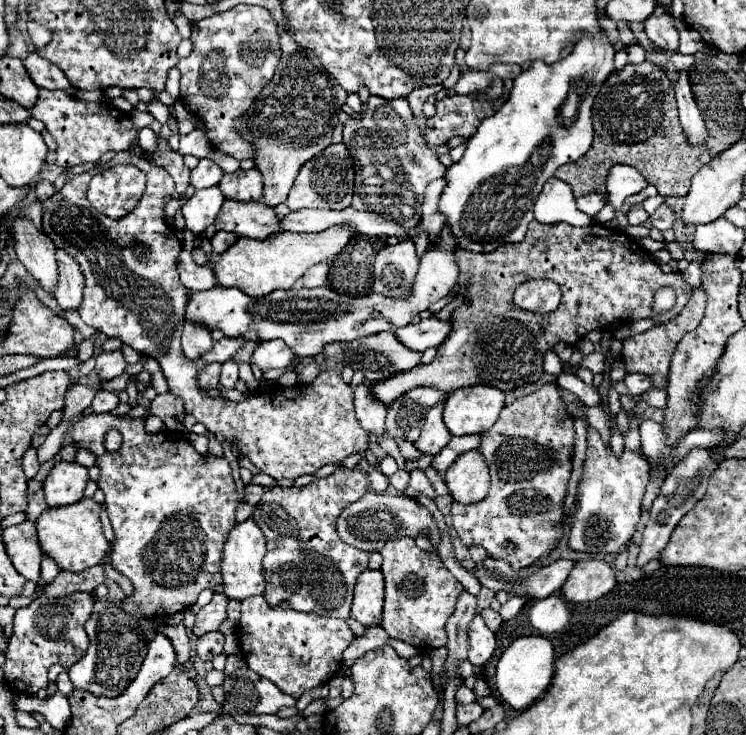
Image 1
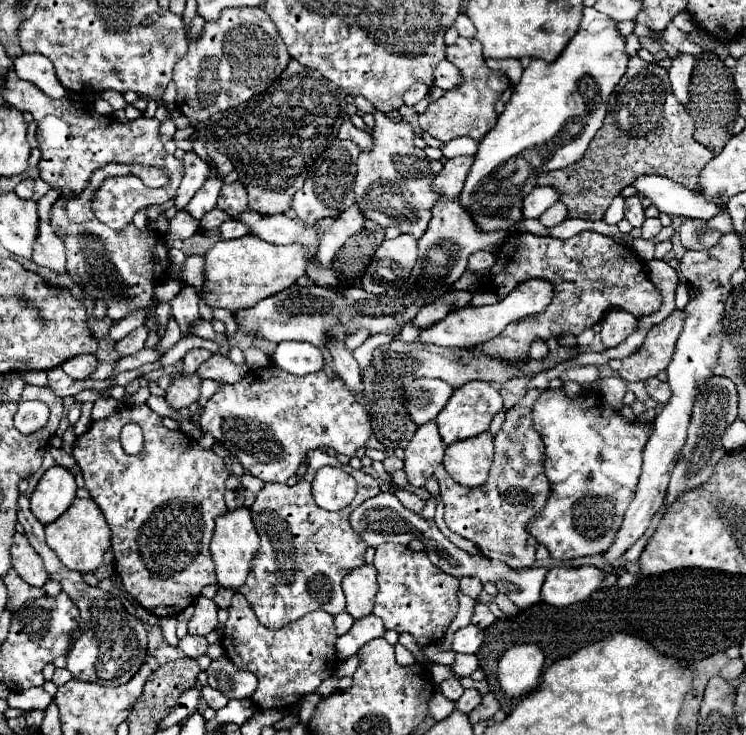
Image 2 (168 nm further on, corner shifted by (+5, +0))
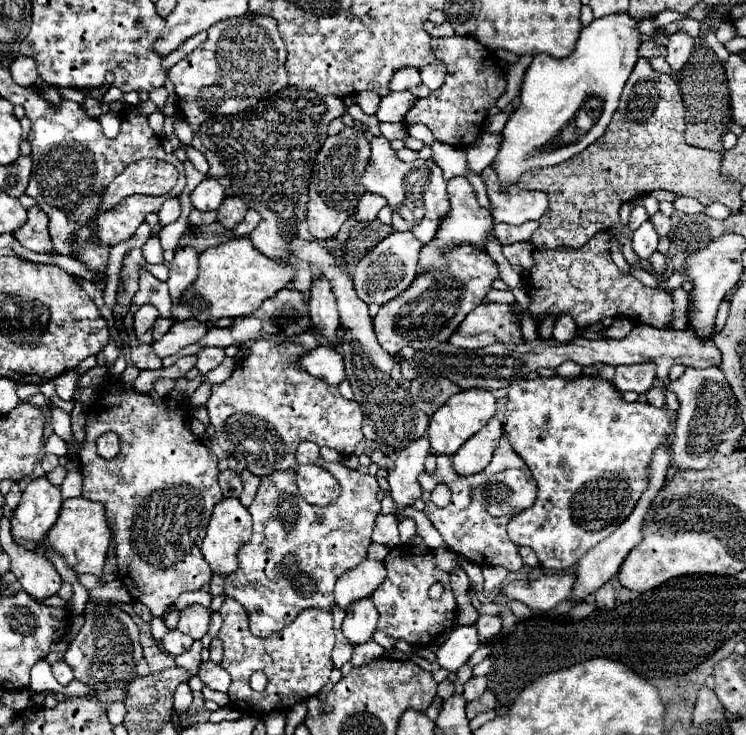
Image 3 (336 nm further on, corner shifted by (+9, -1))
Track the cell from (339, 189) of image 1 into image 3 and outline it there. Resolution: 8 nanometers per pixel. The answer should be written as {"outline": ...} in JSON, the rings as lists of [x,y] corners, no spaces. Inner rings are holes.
{"outline":[[[345,128],[341,134],[329,136],[325,140],[315,158],[309,180],[309,204],[305,218],[313,238],[325,240],[329,236],[335,236],[341,224],[355,212],[359,196],[363,196],[365,192],[365,188],[361,186],[361,174],[365,170],[367,160],[369,160],[369,144],[359,142],[359,136],[351,128]]]}

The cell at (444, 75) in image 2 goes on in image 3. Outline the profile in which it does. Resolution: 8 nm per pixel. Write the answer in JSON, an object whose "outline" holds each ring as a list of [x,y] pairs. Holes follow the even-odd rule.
{"outline":[[[435,60],[433,64],[425,66],[421,70],[421,80],[423,84],[429,88],[429,90],[437,90],[443,86],[443,80],[447,76],[447,70],[445,70],[445,64],[441,60]]]}

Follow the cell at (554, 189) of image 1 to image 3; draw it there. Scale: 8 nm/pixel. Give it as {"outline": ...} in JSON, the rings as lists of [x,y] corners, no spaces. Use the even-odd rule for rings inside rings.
{"outline":[[[491,168],[483,172],[483,180],[487,184],[487,194],[493,206],[491,214],[495,222],[523,224],[527,220],[539,220],[547,210],[547,196],[543,192],[521,190],[519,186],[511,186],[507,192],[499,192],[497,178]]]}

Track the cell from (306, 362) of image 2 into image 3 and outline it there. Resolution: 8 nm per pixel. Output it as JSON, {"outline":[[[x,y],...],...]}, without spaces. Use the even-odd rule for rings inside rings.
{"outline":[[[319,344],[313,350],[307,350],[303,356],[295,360],[305,372],[309,372],[315,378],[325,380],[327,384],[337,386],[345,378],[343,370],[343,358],[339,352],[335,352],[331,346]]]}

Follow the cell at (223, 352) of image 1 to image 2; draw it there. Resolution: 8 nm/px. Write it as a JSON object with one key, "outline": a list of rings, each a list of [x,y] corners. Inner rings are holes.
{"outline":[[[191,349],[183,357],[183,373],[195,373],[203,361],[207,361],[211,353],[207,349]]]}

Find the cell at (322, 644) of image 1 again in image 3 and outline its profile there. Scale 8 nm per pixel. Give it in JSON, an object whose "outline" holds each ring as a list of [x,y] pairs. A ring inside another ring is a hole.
{"outline":[[[229,596],[225,598],[219,614],[223,618],[219,640],[223,642],[225,650],[221,666],[231,674],[229,700],[241,712],[251,716],[267,716],[275,710],[283,712],[293,704],[311,698],[329,682],[329,674],[333,670],[331,650],[335,644],[331,612],[307,608],[297,616],[297,620],[293,620],[281,632],[271,634],[269,638],[257,638],[251,634],[245,608]],[[257,670],[265,672],[267,676],[267,688],[263,692],[255,692],[249,686],[249,678]]]}

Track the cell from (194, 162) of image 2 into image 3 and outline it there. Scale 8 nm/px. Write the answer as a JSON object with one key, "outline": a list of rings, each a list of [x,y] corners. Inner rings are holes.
{"outline":[[[169,196],[169,198],[165,200],[165,204],[163,204],[163,208],[159,210],[159,220],[161,220],[163,226],[167,226],[167,224],[175,222],[175,220],[179,218],[179,214],[181,214],[179,198],[177,198],[177,196]]]}

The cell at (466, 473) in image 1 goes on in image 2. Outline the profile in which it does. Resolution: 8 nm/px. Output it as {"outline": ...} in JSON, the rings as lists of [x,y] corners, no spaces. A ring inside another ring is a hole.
{"outline":[[[485,431],[477,437],[449,445],[443,459],[447,473],[463,487],[479,487],[485,483],[493,463],[493,439],[495,435]]]}

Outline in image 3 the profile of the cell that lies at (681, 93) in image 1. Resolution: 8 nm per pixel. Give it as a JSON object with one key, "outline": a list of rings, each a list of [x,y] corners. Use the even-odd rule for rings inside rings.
{"outline":[[[675,32],[675,34],[669,36],[665,60],[671,66],[671,76],[677,76],[683,70],[683,66],[689,60],[691,52],[693,52],[693,40],[691,40],[691,36],[687,36],[683,32]]]}

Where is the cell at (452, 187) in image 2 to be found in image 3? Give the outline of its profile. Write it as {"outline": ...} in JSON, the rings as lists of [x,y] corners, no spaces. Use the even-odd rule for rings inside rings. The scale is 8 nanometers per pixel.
{"outline":[[[481,134],[479,140],[475,140],[475,144],[471,144],[465,152],[467,152],[467,170],[473,174],[481,174],[491,160],[495,158],[497,150],[499,150],[499,142],[501,136],[491,136],[491,134]]]}

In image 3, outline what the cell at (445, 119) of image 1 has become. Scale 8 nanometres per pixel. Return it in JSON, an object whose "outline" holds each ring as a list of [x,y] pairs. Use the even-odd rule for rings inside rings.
{"outline":[[[433,38],[431,46],[435,56],[447,66],[445,84],[427,98],[419,98],[405,114],[405,122],[427,124],[435,140],[457,148],[467,148],[479,138],[487,122],[489,108],[493,108],[497,98],[505,92],[505,72],[497,64],[497,58],[475,38]]]}

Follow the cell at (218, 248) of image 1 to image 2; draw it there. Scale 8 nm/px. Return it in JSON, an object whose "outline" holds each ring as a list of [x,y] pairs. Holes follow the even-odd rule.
{"outline":[[[225,221],[221,225],[221,239],[237,239],[241,235],[249,235],[251,227],[243,225],[239,221]]]}

